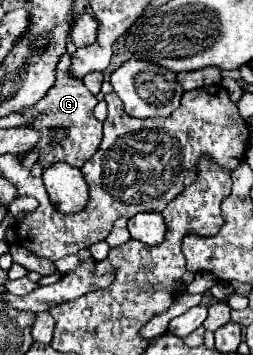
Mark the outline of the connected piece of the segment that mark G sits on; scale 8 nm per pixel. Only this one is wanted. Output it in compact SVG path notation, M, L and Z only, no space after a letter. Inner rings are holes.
M70 54L60 56L58 64L56 64L54 86L46 92L46 96L40 102L36 102L34 106L28 106L22 112L18 112L20 116L34 118L34 122L28 124L28 126L34 128L40 134L40 140L32 148L32 152L40 154L38 164L42 168L48 168L56 162L68 162L76 168L82 168L82 164L94 156L94 152L98 150L100 140L102 140L102 122L98 122L92 116L94 106L96 106L96 96L90 94L88 88L84 86L84 82L76 80L76 76L70 72ZM54 126L68 130L68 136L58 146L50 146L50 132L48 130L54 128Z

